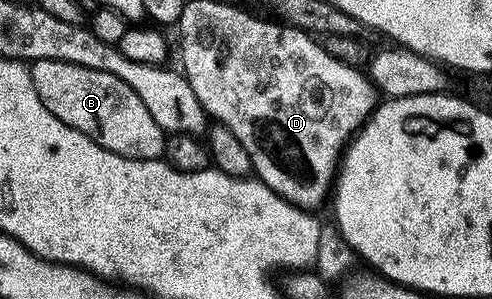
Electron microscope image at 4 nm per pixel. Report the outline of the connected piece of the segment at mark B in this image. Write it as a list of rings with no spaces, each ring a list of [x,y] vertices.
[[[43,59],[32,62],[29,70],[31,79],[35,83],[35,91],[39,91],[39,99],[43,99],[43,107],[55,115],[55,119],[63,119],[67,127],[75,127],[83,135],[87,135],[99,147],[111,151],[115,155],[123,155],[127,159],[136,161],[156,161],[165,156],[165,130],[151,119],[151,111],[143,107],[143,99],[123,83],[115,75],[107,75],[107,71],[95,71],[91,67],[79,67],[71,63],[63,63],[55,59]]]

